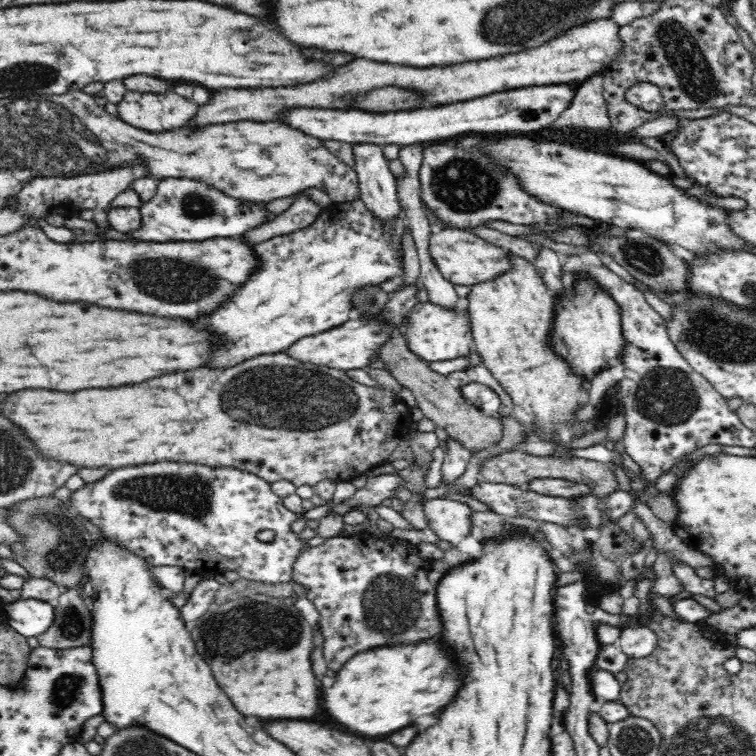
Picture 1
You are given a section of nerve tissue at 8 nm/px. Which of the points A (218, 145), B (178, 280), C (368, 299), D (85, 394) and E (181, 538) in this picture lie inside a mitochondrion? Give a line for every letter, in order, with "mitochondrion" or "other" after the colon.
A: other
B: mitochondrion
C: mitochondrion
D: other
E: mitochondrion

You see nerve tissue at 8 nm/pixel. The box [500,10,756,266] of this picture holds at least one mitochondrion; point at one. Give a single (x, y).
(684, 57)

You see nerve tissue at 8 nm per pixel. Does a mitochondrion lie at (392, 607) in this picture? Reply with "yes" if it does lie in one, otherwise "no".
yes

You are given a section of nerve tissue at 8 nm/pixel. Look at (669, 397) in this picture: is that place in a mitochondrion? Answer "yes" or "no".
yes

